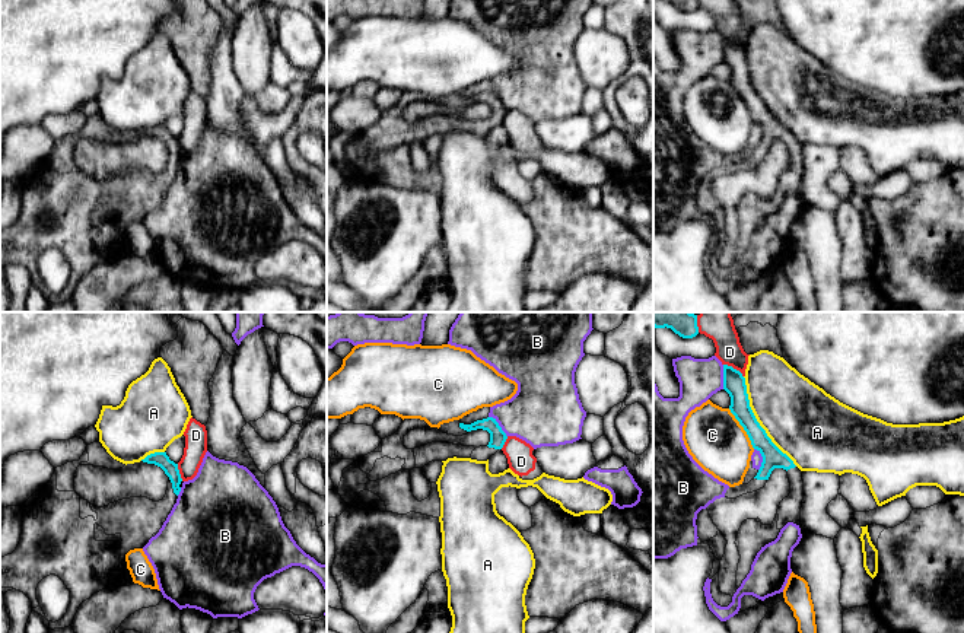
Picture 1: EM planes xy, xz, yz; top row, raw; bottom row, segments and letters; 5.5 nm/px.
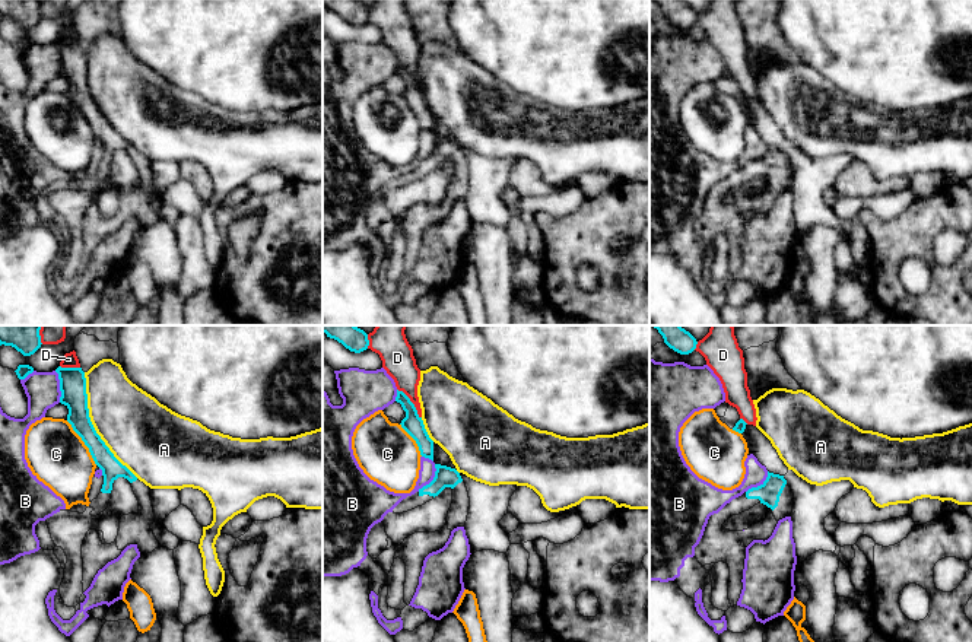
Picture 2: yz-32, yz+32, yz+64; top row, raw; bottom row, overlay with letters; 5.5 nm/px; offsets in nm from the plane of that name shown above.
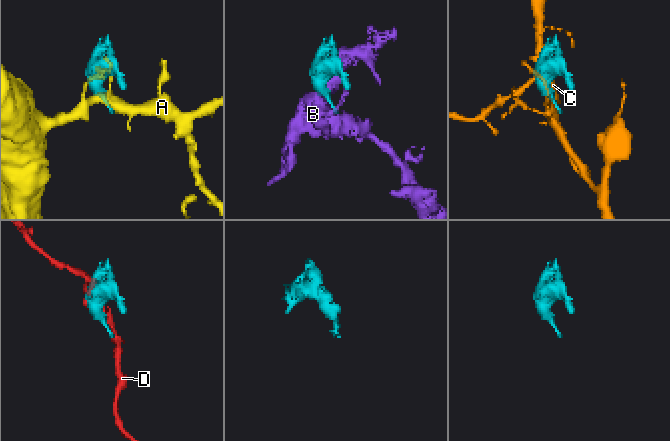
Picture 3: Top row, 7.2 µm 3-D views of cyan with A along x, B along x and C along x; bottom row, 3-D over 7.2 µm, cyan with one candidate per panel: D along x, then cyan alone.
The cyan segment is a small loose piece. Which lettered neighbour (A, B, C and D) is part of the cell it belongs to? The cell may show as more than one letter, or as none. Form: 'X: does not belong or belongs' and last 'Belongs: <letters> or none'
A: does not belong
B: does not belong
C: does not belong
D: does not belong
Belongs: none

